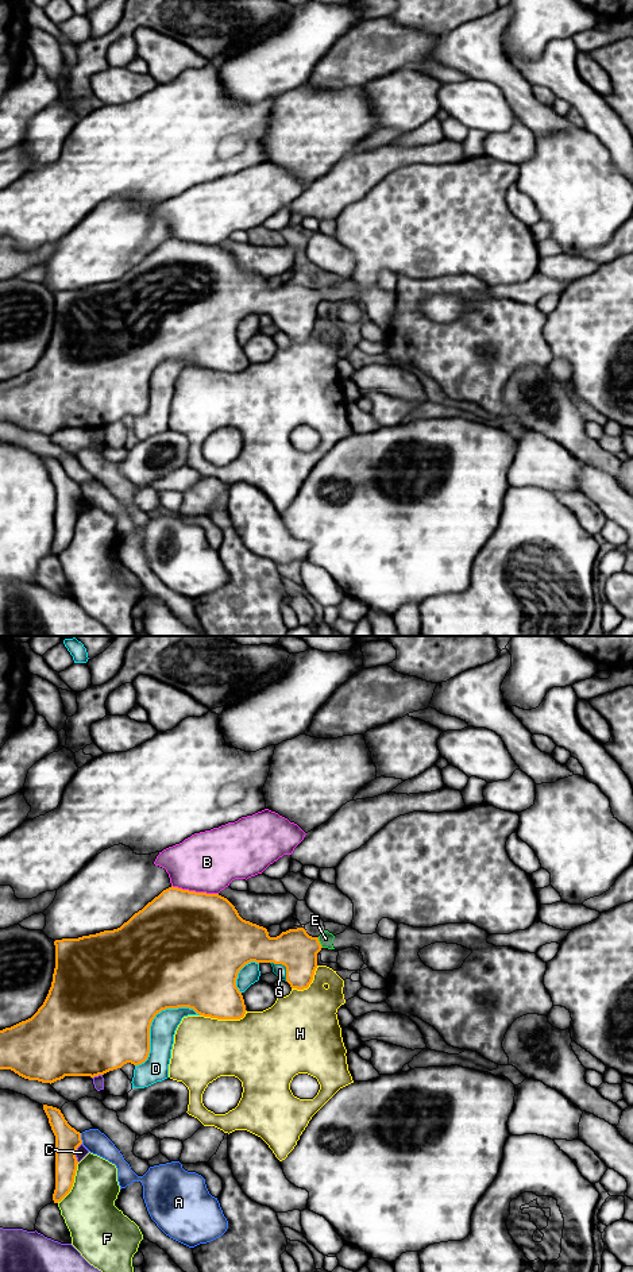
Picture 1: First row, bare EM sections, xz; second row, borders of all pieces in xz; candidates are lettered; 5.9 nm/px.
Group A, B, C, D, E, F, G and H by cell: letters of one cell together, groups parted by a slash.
A / B / C / D / E G / F / H

